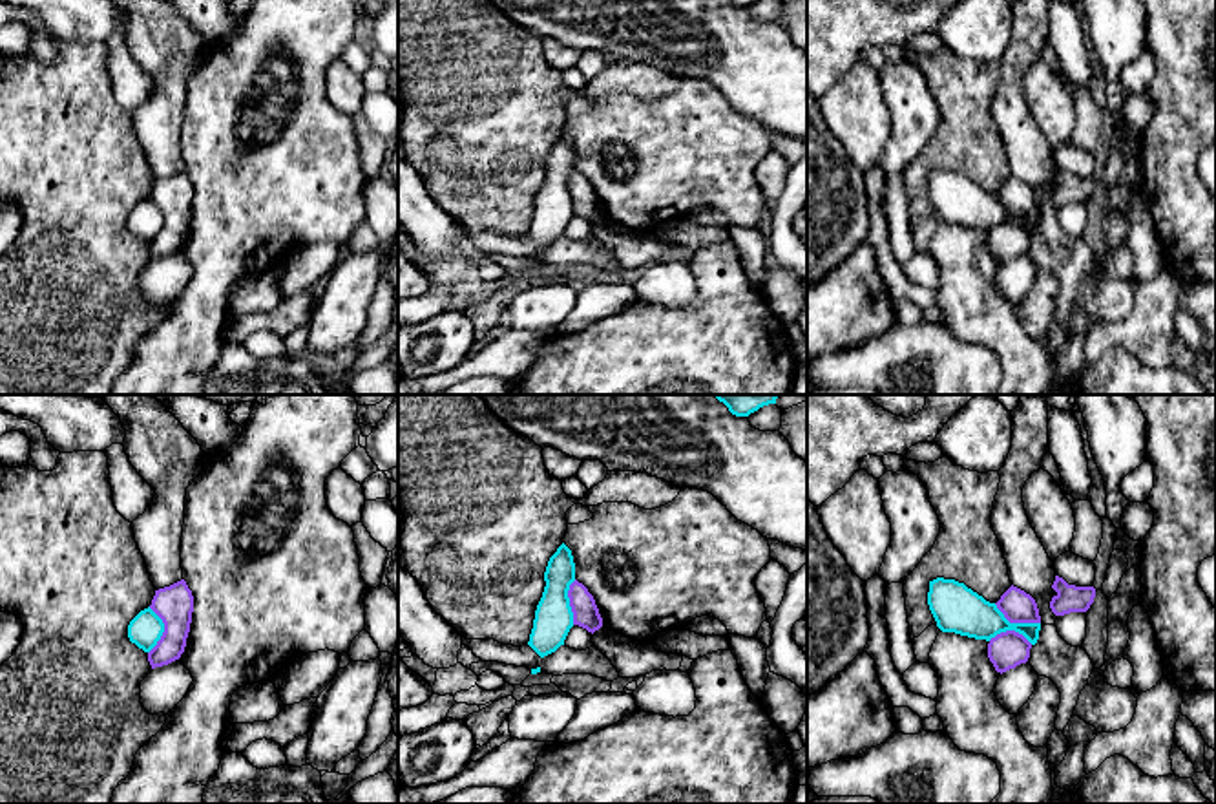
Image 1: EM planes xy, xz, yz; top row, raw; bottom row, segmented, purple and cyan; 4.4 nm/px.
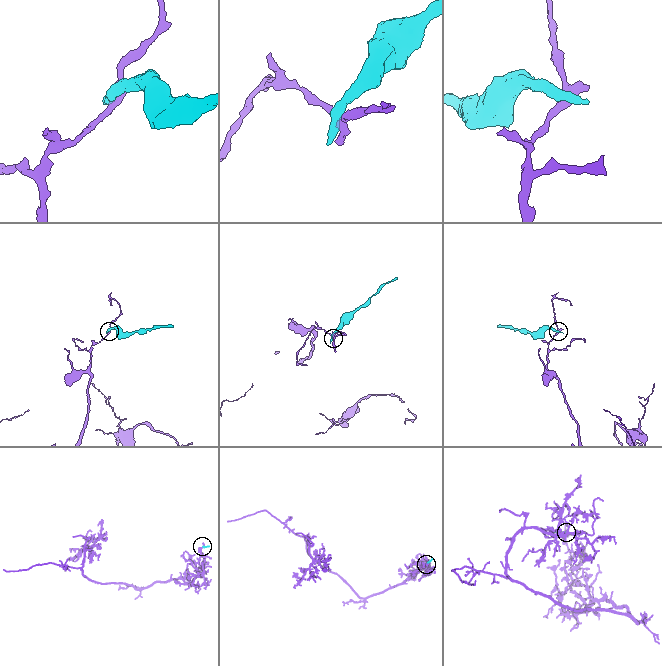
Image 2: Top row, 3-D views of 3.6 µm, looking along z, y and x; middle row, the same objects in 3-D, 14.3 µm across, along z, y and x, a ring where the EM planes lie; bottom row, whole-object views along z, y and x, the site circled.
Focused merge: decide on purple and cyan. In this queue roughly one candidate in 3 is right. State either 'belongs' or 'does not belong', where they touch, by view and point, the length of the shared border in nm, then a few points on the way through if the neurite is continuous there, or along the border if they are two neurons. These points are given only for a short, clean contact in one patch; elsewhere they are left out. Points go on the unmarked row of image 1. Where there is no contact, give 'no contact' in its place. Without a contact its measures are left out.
does not belong | yz (1016, 212) | 220 nm | along yz (994, 194), (1010, 212), (1039, 214)

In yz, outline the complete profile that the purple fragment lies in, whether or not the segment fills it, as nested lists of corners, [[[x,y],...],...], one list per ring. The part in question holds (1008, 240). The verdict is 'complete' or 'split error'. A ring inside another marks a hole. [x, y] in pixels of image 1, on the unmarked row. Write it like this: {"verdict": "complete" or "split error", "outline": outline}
{"verdict": "complete", "outline": [[[1015,221],[997,225],[988,234],[988,249],[997,263],[1006,263],[1030,249],[1032,234]]]}

